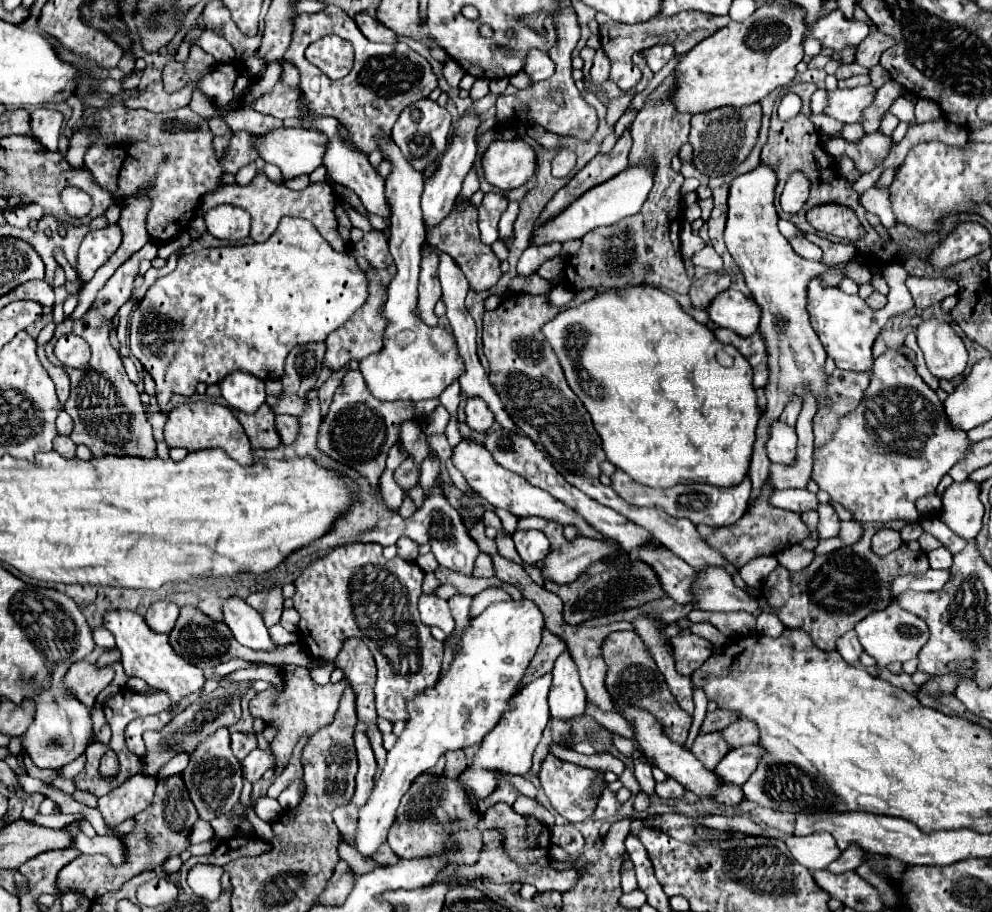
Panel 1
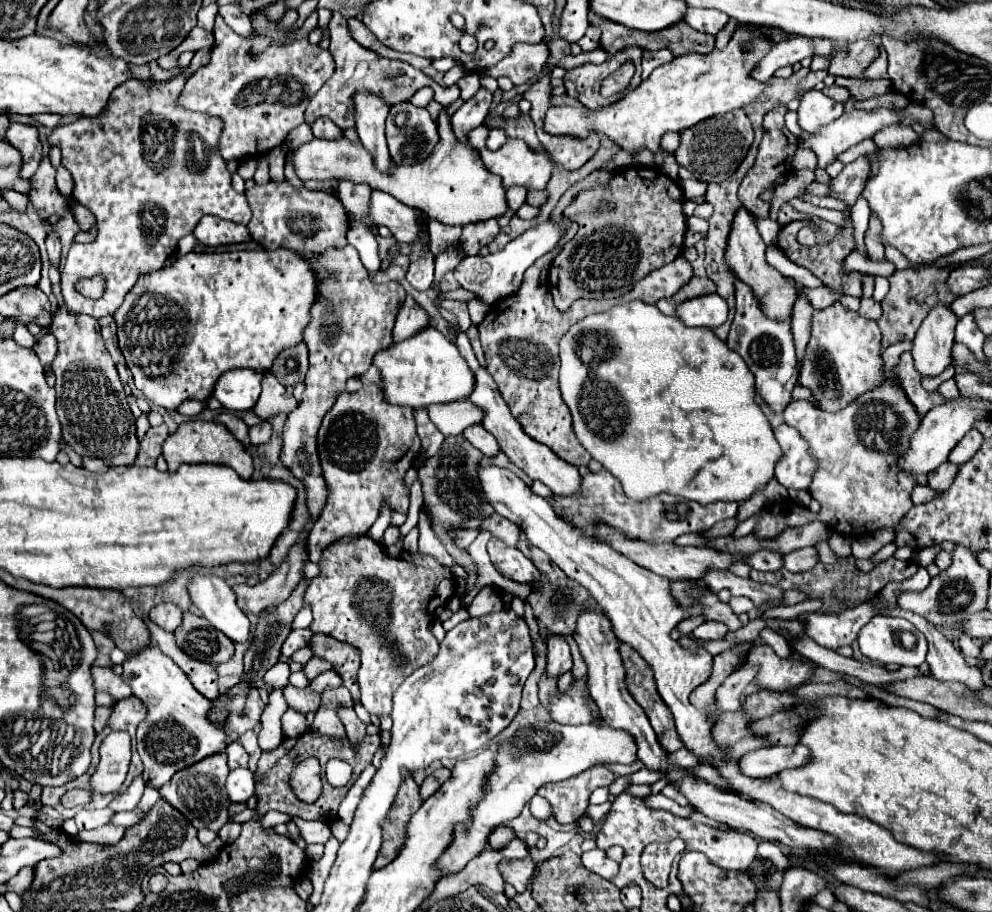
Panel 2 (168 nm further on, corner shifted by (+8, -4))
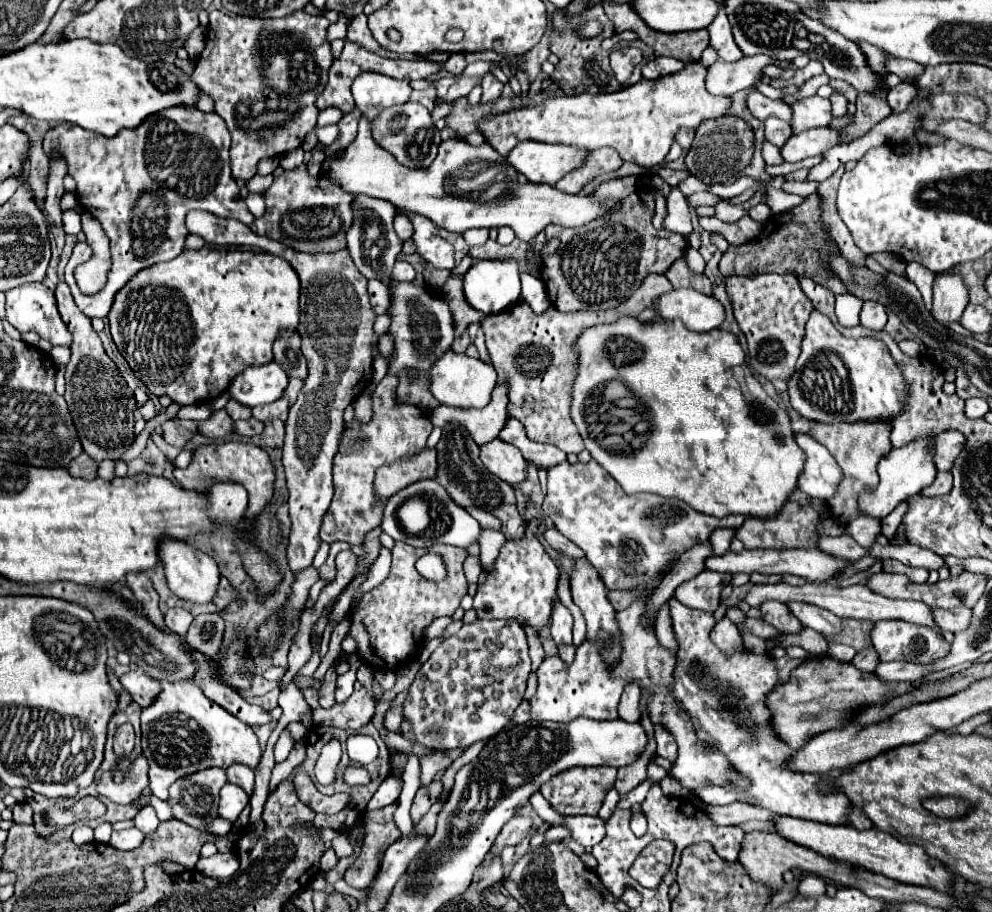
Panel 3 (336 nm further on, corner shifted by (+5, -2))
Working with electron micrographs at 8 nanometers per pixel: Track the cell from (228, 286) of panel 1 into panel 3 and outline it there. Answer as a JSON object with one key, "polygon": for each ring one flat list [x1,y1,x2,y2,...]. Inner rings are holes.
{"polygon":[[202,248,202,250,184,250,180,256,176,256,174,260,168,262,160,262,160,264,152,264,148,268,144,268,142,272,138,272,136,276,132,276,132,280,128,280,128,284,124,284,124,288,120,288,114,296,114,304,108,312,108,324,110,324,110,334,114,344,118,346,118,352,124,356,124,360,128,362,130,370,136,374,136,378,156,396,170,396,174,402,178,402,180,406,186,404,196,404,202,400,212,400,218,398,222,392,228,390,230,382,244,372,248,366,262,366,272,362,272,342,276,340,276,332,278,328,296,328,298,318,300,318,300,306,298,306,298,298,300,298,300,282,296,272,292,270,292,266,272,254,266,252,248,252,248,250,210,250,210,248]]}

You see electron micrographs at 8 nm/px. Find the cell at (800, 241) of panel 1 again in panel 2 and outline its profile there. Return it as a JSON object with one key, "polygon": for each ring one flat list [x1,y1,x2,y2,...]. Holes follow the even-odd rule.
{"polygon":[[757,218,757,228,767,246,779,246,779,224,769,218]]}

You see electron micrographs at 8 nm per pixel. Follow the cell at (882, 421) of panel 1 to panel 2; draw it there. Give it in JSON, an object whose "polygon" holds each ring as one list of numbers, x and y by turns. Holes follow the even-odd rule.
{"polygon":[[911,342,891,344,881,354,883,384,877,390,869,390,863,396,855,398,847,408,831,414,831,412,811,406,811,402,807,402,807,400,793,400,793,402,789,402,789,406,783,412,785,422,789,426,793,426,795,430,799,430,801,438,805,438,805,442,809,444,811,456,817,460,817,470,813,474,809,492,821,504,821,512,817,514,817,518,821,522,825,522,831,532,853,538,859,534,873,534,875,530,881,530,881,528,895,530,897,524,901,522,901,518,913,508,911,492,919,482,913,474,905,472,897,462,909,450,909,438,915,434,915,430,919,428,919,422,921,422,919,412,915,410,911,400,905,398,905,392,901,390,901,386,895,378,895,372,893,372,893,368,899,362,899,356,905,350,911,350]]}

